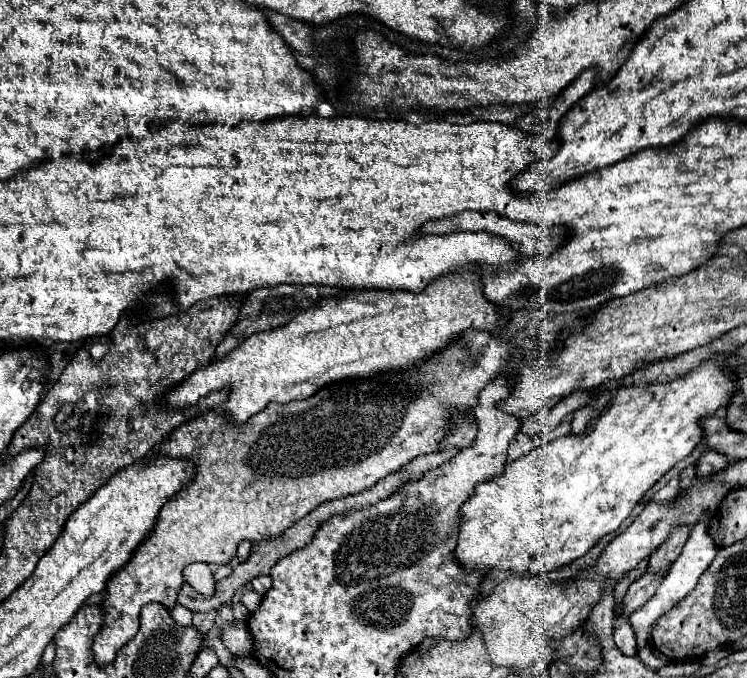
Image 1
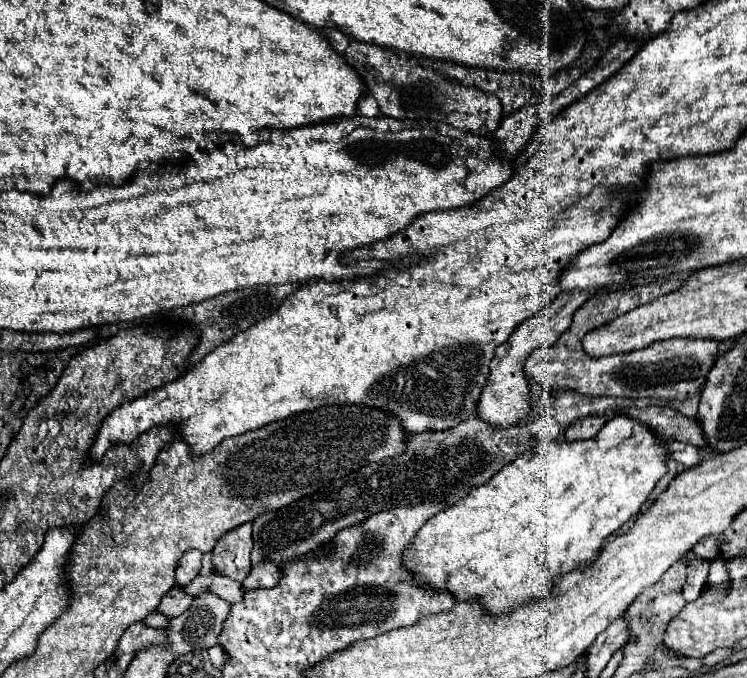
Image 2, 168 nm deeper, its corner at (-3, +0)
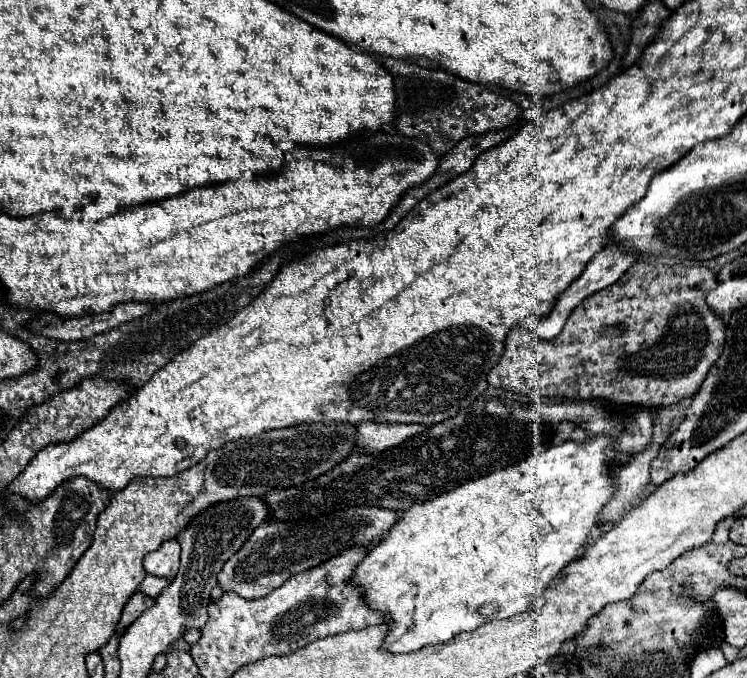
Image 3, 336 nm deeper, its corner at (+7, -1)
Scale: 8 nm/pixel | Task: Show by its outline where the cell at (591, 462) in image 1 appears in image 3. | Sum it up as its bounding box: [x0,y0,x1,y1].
[350,436,614,654]

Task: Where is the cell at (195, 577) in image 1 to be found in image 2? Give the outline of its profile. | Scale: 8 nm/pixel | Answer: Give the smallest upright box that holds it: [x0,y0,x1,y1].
[176,551,202,585]

